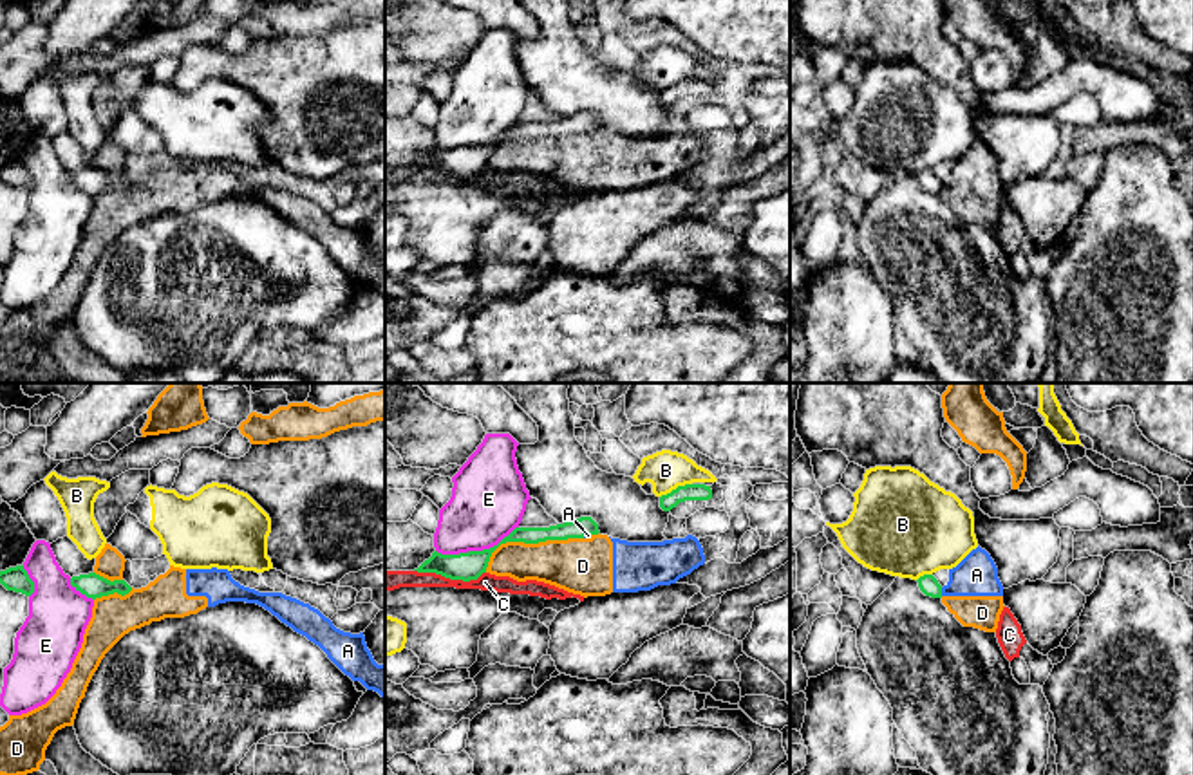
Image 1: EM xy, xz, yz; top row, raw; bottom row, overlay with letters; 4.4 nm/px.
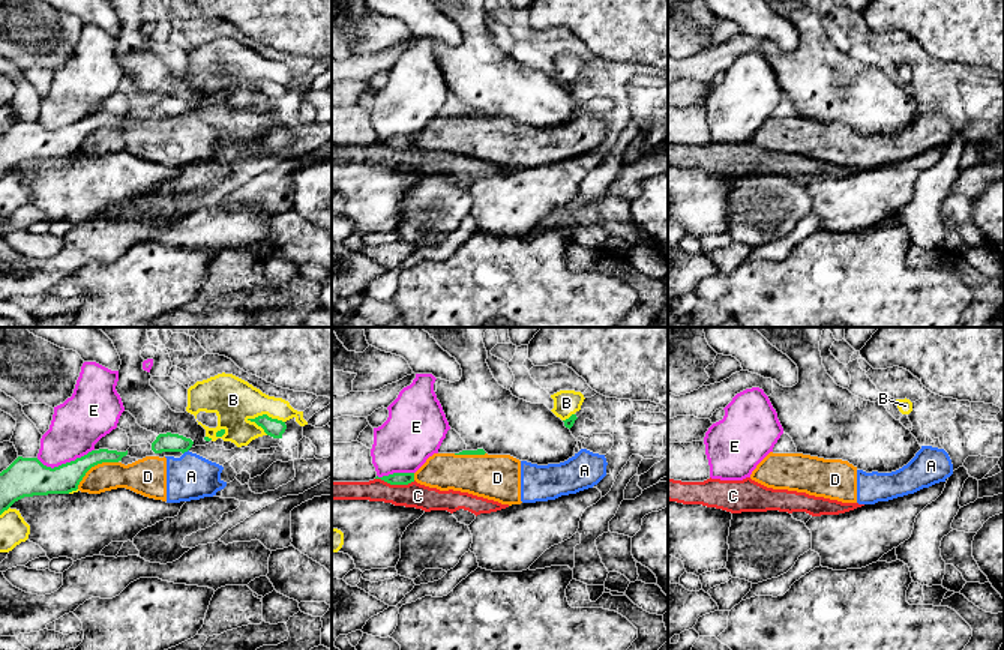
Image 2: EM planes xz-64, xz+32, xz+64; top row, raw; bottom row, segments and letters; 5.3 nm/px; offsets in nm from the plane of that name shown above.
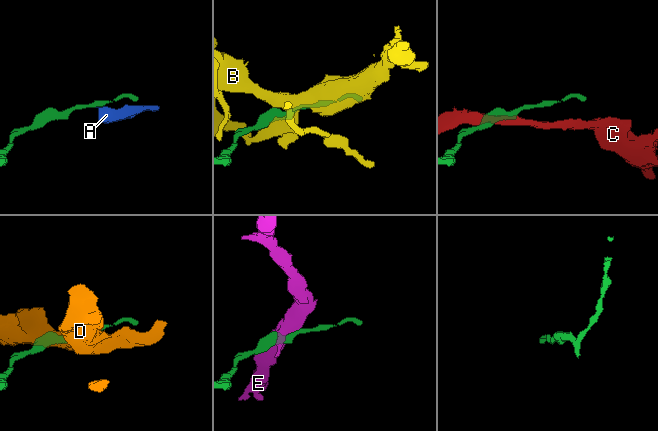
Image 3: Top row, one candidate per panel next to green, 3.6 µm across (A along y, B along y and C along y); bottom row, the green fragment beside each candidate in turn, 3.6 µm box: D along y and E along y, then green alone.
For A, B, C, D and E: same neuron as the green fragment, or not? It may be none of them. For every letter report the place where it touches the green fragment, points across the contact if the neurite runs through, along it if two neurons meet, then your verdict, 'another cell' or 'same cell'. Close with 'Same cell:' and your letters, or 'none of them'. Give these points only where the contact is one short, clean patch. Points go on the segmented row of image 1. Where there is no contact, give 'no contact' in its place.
A: contact yz (940, 591); border yz (940, 588), (942, 595); another cell
B: contact xz (676, 488); another cell
C: contact xz (450, 578); another cell
D: contact xz (528, 542); another cell
E: contact xz (476, 551); border xz (517, 526), (488, 548), (458, 553), (436, 551); another cell
Same cell: none of them

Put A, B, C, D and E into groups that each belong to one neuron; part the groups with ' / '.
A D / B / C / E

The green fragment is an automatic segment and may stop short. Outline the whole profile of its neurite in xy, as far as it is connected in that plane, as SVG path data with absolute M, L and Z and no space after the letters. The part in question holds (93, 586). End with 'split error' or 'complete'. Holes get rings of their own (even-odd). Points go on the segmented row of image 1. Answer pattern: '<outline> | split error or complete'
M96 573L72 576L70 585L92 600L114 594L114 593L125 596L132 591L132 587L125 580L110 582Z | complete

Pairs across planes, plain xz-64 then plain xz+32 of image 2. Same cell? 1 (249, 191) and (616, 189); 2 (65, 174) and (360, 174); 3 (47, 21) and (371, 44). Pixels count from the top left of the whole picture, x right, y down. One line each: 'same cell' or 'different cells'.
1: same cell
2: same cell
3: same cell

